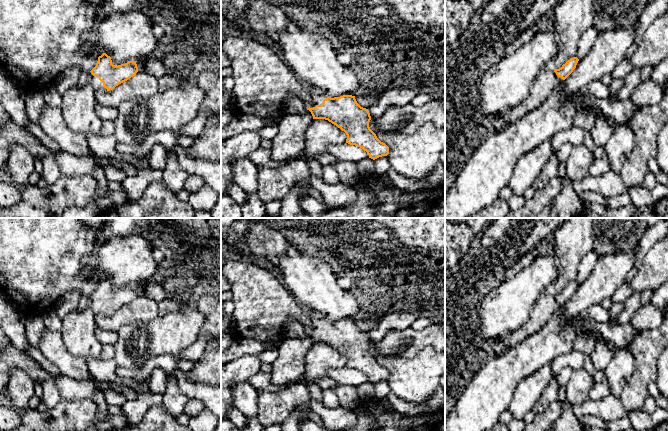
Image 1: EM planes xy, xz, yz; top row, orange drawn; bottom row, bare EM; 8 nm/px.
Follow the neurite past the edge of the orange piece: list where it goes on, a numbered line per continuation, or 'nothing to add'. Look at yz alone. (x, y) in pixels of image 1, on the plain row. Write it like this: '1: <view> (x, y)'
1: yz (547, 304)

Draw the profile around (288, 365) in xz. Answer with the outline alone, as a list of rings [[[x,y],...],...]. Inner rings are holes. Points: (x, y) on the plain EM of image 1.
[[[309,334],[304,338],[285,338],[272,363],[271,382],[281,386],[299,379],[305,373],[305,356],[313,345]]]

